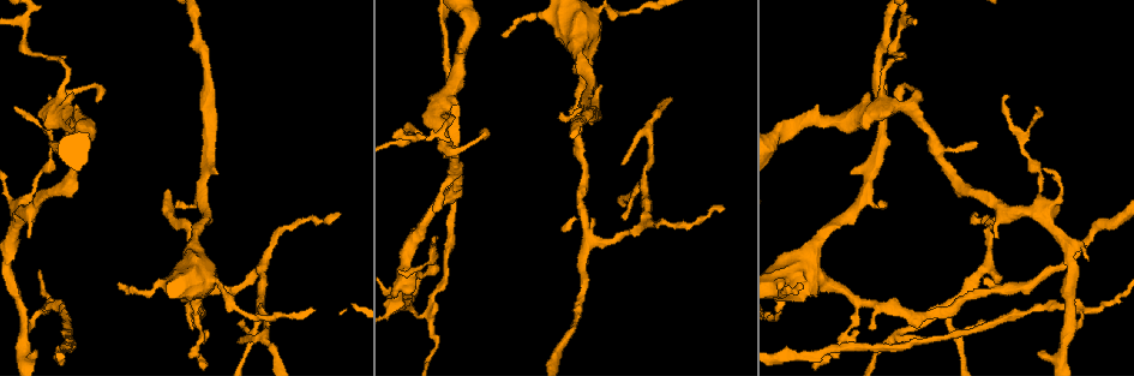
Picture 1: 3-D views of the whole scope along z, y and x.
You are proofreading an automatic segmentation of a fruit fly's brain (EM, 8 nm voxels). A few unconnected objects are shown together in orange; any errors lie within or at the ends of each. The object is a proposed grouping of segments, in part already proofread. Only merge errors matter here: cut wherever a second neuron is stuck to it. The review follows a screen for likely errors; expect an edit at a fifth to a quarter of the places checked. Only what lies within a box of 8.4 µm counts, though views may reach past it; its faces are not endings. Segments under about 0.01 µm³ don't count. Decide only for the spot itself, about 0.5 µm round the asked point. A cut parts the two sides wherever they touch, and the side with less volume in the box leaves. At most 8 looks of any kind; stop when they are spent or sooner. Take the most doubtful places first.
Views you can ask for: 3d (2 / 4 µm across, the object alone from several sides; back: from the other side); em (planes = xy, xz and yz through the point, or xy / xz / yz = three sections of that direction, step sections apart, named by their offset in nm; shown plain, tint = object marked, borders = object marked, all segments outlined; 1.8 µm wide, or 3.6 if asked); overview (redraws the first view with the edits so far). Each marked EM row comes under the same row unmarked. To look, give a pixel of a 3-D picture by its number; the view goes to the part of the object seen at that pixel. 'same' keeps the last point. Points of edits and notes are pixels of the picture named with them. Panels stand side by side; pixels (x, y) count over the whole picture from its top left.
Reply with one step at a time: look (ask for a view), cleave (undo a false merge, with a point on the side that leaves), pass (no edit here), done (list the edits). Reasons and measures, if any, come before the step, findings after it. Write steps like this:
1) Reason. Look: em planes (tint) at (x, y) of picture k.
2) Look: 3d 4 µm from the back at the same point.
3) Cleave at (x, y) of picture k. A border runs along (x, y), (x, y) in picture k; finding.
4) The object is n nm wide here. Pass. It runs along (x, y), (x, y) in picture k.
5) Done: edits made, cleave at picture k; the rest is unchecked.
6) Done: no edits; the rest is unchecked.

Narrows sharply. Look: 3d 4 µm from the back at (182, 285) of picture 1.

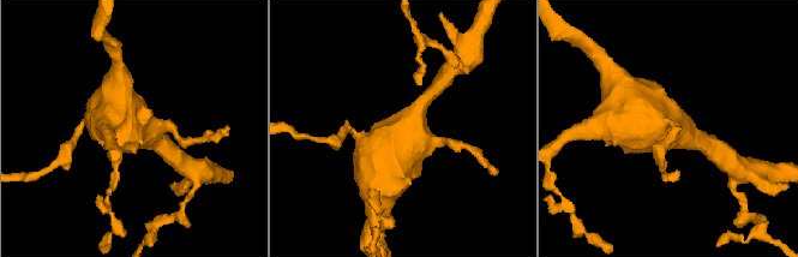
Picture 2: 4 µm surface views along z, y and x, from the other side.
Need the tissue. Look: em 3.6 µm xz step 16 (tint) at (402, 145) of picture 2.

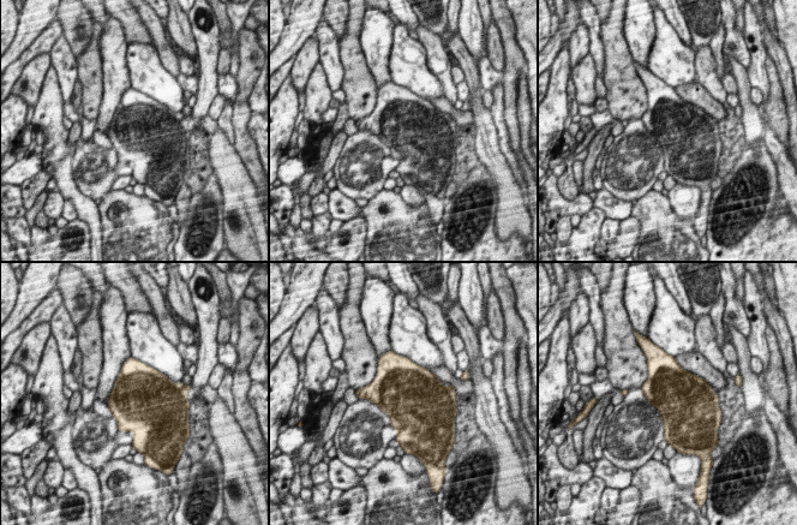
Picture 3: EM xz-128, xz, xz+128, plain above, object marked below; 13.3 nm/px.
Look: em 3.6 µm planes (tint) at the same point.

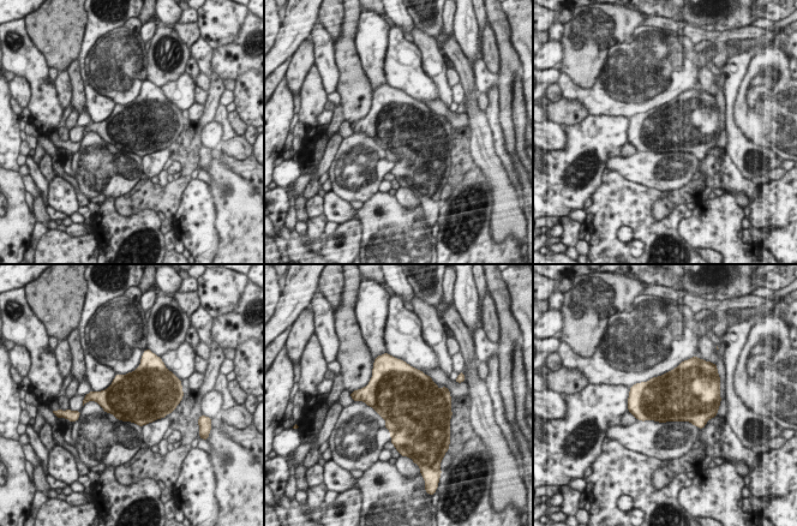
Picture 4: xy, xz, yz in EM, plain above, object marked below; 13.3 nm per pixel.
Pass. All the same neuron.

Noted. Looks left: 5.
Two arms in line, one across. Look: 3d 4 µm at (1007, 289) of picture 1.

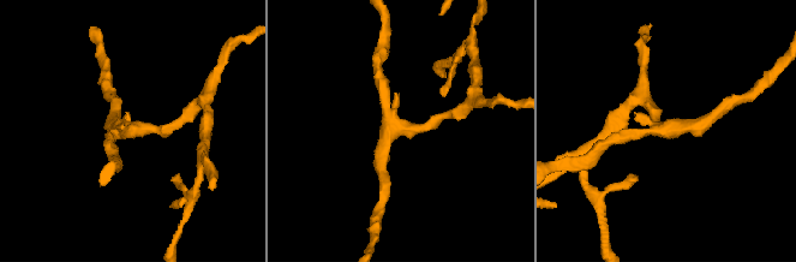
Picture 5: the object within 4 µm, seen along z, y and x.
3 arms meet here. Look: em planes (tint) at (391, 123) of picture 5.

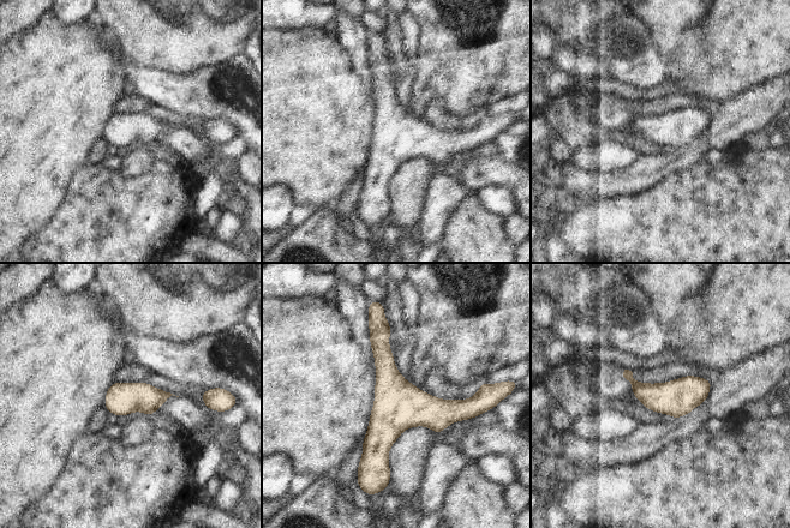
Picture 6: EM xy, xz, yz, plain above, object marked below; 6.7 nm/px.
The object is 220 nm wide here. Pass. One neuron here.

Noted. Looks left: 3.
A fork. Look: 3d 4 µm at (436, 114) of picture 1.

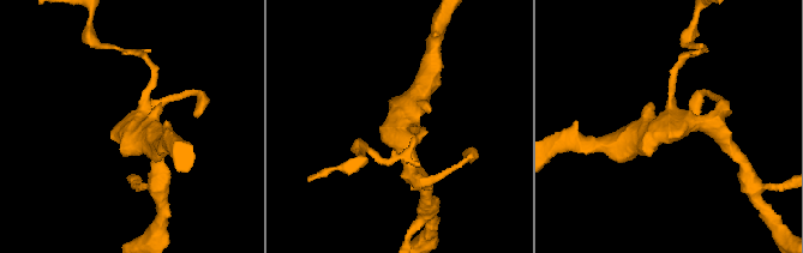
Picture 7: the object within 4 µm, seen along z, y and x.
Shape alone is not enough. Look: em yz step 8 (tint) at (136, 127) of picture 7.

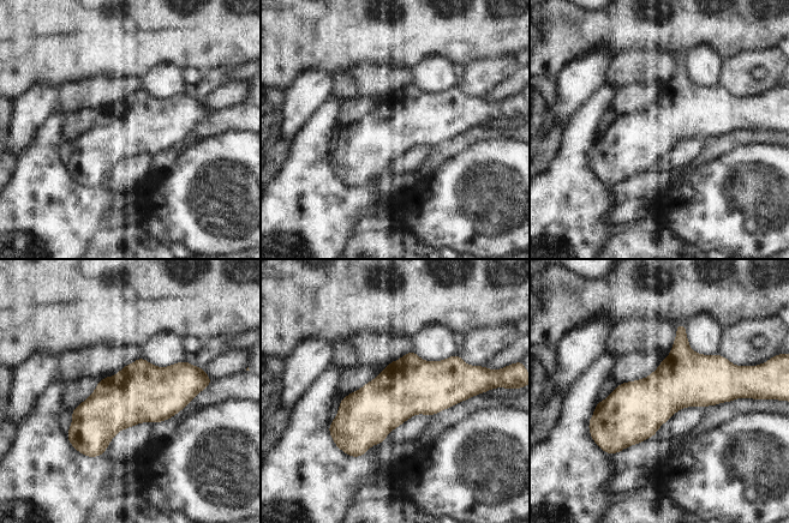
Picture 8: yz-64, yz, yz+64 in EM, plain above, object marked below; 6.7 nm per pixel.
Look: em xy step 16 (tint) at the same point.

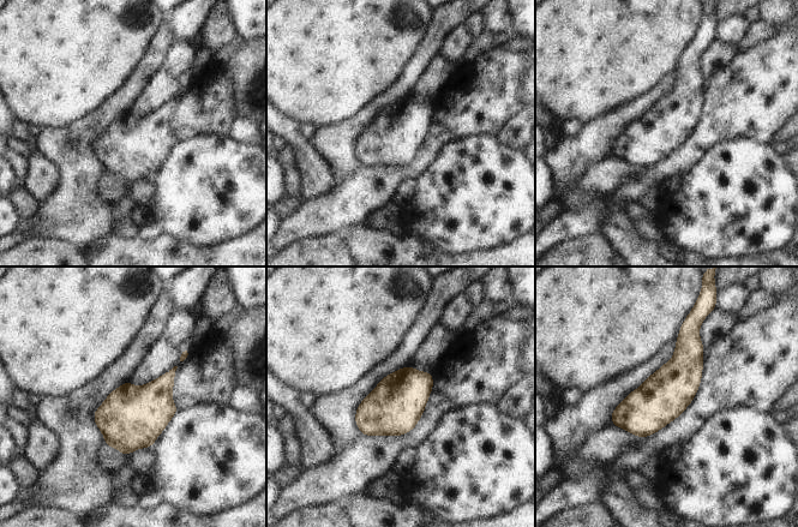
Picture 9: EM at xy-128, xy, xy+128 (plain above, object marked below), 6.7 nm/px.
Pass. One neuron here.

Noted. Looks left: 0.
Done: no edits; the rest is unchecked.

